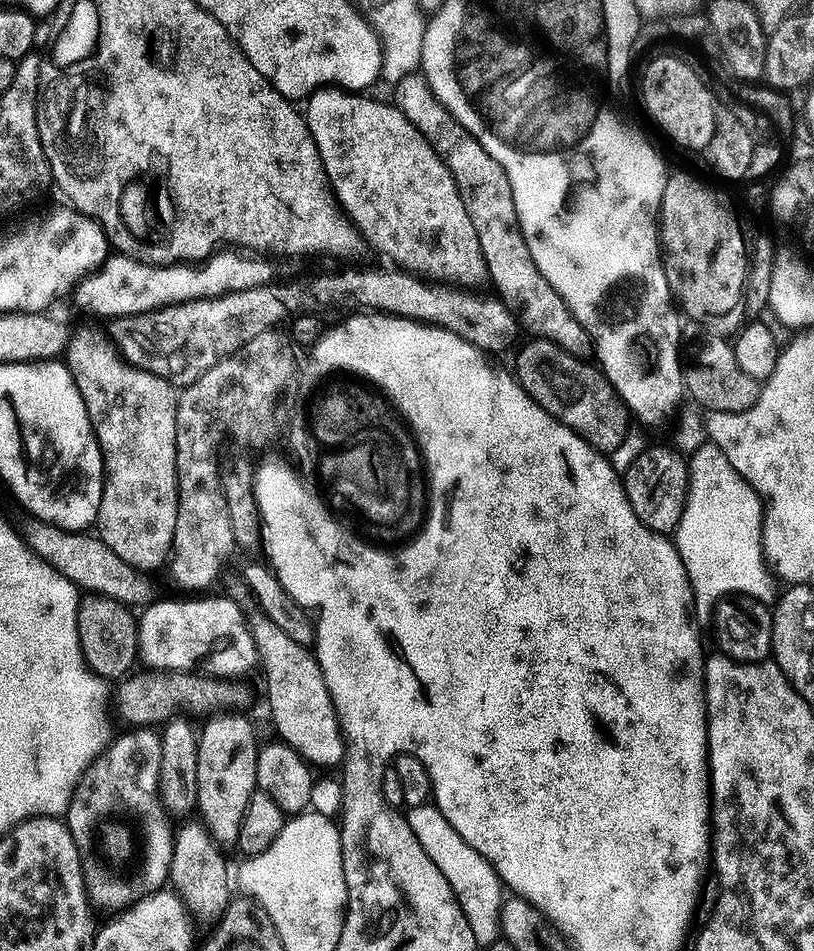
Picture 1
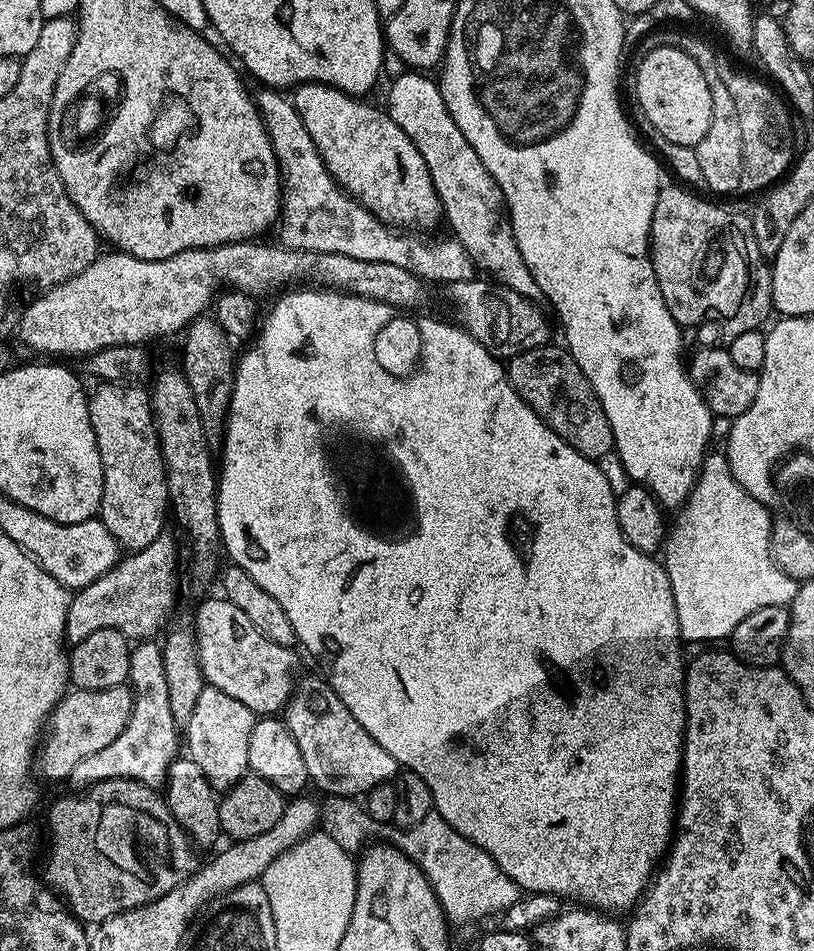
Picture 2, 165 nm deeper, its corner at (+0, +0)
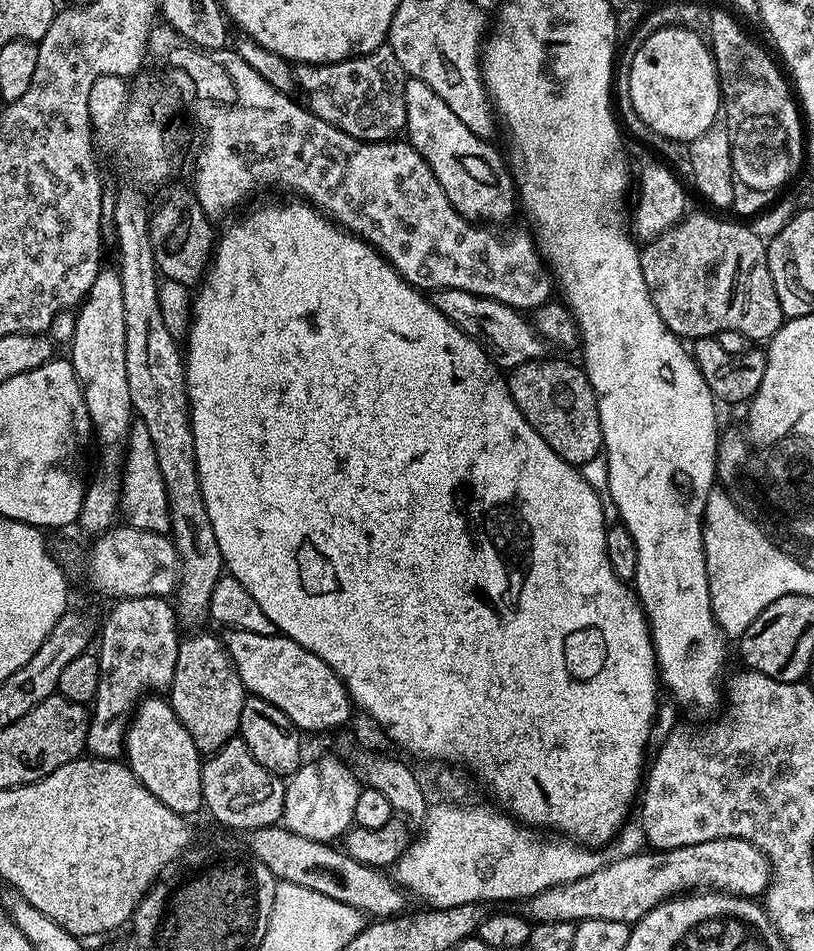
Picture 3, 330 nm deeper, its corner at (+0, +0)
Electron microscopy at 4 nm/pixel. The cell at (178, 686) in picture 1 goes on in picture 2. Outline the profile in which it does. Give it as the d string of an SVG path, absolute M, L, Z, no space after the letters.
M127 683L110 686L108 690L82 690L72 688L65 691L48 715L38 751L34 756L34 768L48 780L67 781L74 766L90 754L110 746L126 726L132 713L132 689Z

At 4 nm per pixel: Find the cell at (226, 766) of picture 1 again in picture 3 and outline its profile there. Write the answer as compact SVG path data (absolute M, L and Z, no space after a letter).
M193 631L193 636L185 635L180 641L170 703L178 722L186 726L186 734L194 738L196 749L201 754L211 754L239 733L246 689L232 665L225 641L204 631Z

